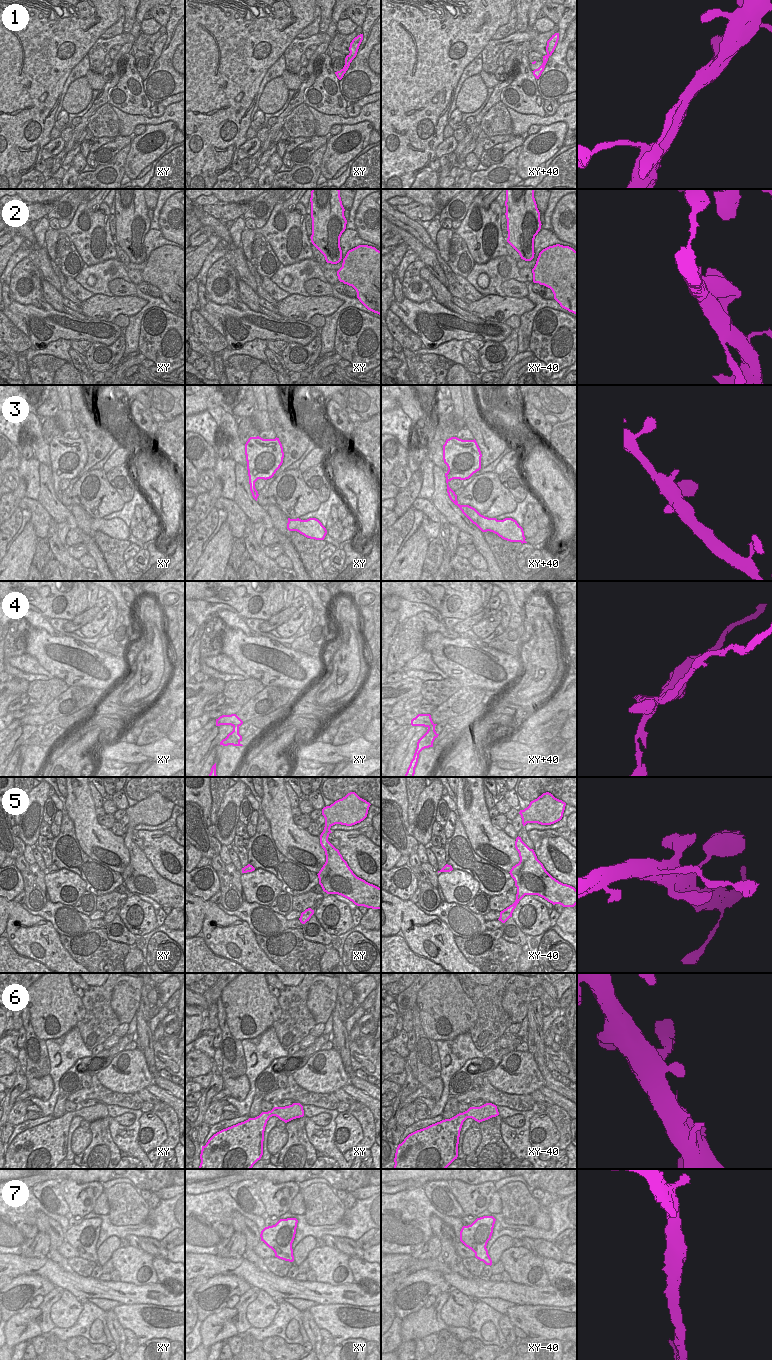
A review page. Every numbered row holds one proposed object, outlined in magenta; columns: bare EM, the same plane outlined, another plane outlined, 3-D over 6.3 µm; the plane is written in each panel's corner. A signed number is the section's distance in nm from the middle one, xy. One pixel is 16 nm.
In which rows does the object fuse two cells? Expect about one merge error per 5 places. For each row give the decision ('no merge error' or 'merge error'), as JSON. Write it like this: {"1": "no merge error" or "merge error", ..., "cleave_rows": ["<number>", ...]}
{"1": "no merge error", "2": "no merge error", "3": "no merge error", "4": "merge error", "5": "no merge error", "6": "no merge error", "7": "no merge error", "cleave_rows": ["4"]}

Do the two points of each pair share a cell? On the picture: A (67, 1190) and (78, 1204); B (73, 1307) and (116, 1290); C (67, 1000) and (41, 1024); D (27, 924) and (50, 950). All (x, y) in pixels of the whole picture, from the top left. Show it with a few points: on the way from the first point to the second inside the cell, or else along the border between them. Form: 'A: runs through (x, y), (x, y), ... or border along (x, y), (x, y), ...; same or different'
A: runs through (70, 1193), (78, 1201); same
B: border along (63, 1289), (66, 1289), (75, 1297); different
C: runs through (59, 1008), (47, 1015), (41, 1016); same
D: runs through (34, 926), (34, 934), (42, 942); same

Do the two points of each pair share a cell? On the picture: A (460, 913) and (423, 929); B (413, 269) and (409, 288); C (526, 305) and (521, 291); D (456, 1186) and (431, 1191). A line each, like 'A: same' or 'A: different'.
A: different
B: same
C: different
D: different

